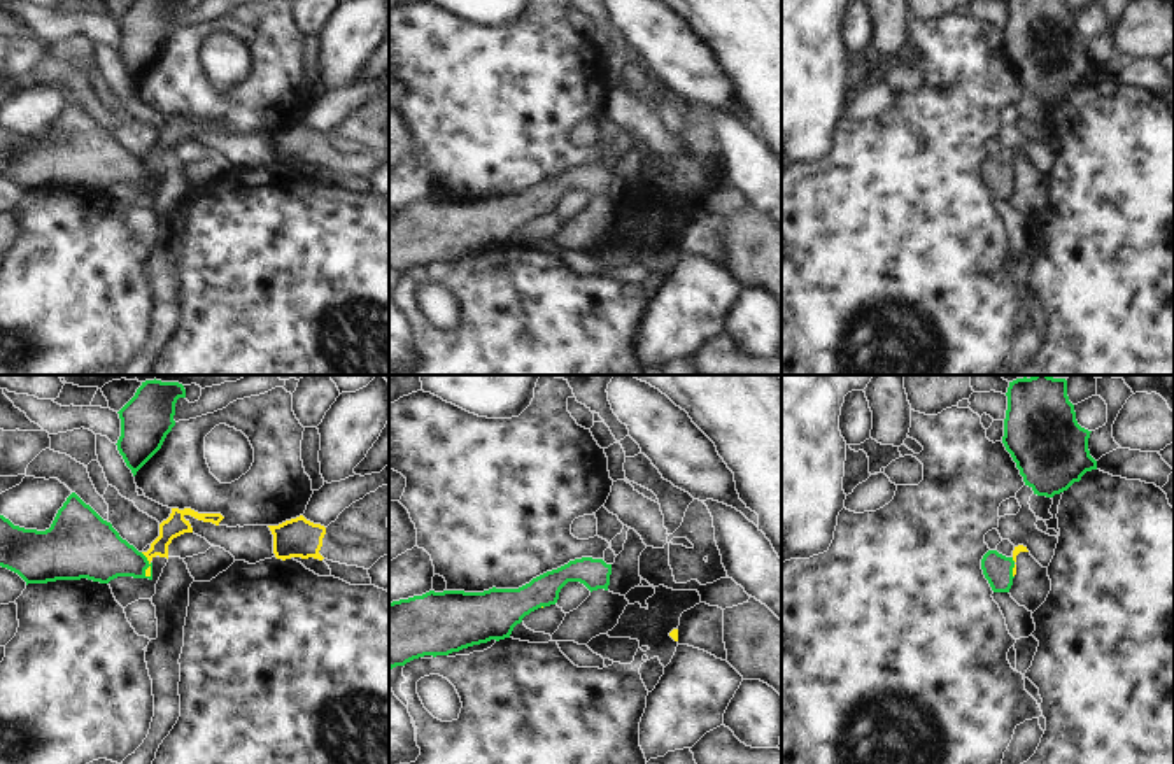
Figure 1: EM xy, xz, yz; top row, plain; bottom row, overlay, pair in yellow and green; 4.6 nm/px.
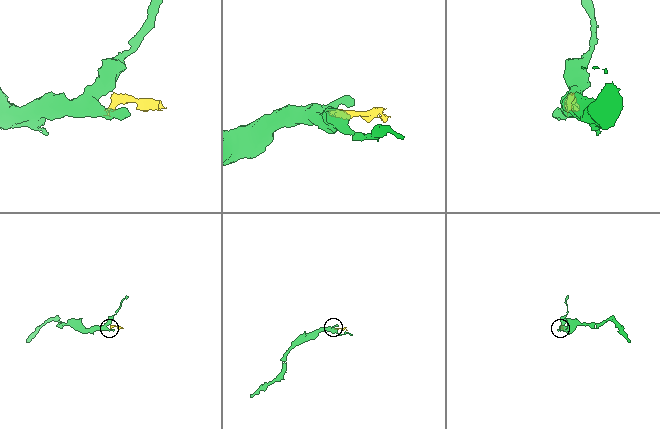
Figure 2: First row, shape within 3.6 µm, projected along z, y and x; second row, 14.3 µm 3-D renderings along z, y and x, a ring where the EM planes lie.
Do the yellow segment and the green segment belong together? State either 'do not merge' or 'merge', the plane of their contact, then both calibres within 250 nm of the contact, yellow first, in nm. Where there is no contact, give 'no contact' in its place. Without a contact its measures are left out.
do not merge; meets yellow in xy; 30 nm thick on the yellow side, 260 nm on the other

